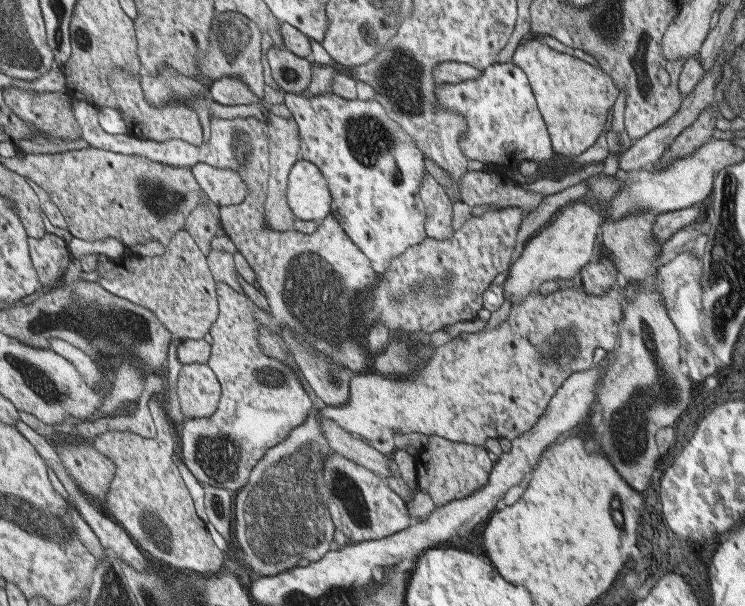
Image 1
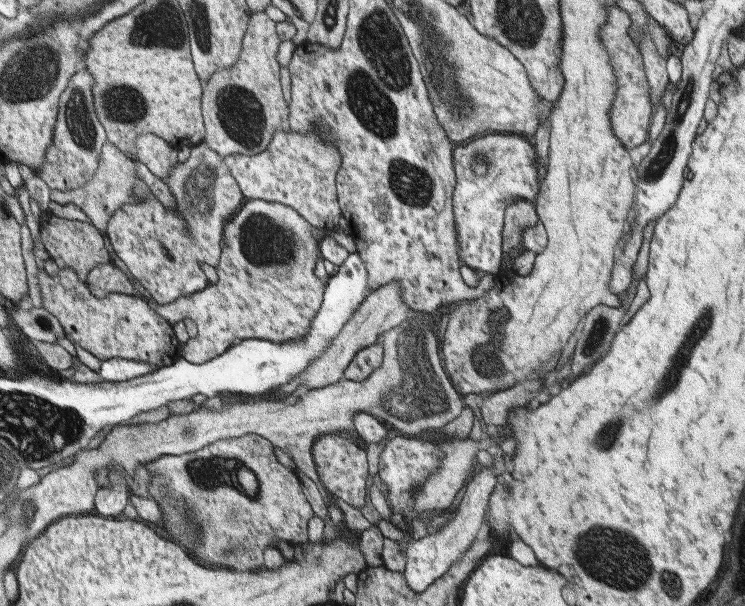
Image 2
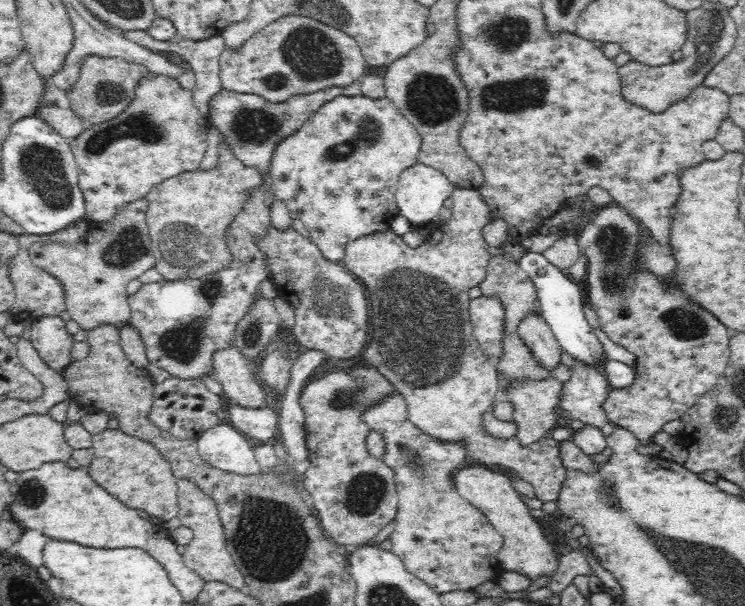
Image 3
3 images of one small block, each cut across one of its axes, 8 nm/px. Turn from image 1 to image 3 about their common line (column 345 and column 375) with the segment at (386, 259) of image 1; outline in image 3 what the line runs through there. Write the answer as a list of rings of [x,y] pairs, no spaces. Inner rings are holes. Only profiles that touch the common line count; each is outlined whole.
[[[345,96],[334,97],[334,100],[324,103],[315,113],[312,113],[301,125],[300,128],[291,135],[284,137],[273,150],[271,159],[269,160],[269,171],[267,172],[267,182],[271,186],[272,194],[283,200],[289,210],[296,212],[296,216],[302,221],[306,227],[307,235],[311,241],[317,246],[321,254],[328,262],[338,261],[338,240],[342,240],[342,236],[354,236],[354,232],[366,232],[366,228],[374,228],[374,224],[388,224],[395,217],[393,194],[394,182],[397,176],[410,165],[419,162],[417,159],[421,147],[421,136],[414,128],[414,125],[385,98],[366,98],[361,96]]]

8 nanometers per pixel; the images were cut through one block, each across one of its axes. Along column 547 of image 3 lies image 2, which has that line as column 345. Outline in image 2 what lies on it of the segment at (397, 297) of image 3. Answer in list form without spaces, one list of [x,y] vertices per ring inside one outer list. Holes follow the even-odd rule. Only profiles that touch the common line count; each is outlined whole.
[[[326,433],[320,436],[311,447],[320,482],[334,497],[344,500],[348,505],[362,508],[370,504],[370,492],[374,492],[374,468],[370,468],[370,452],[362,444],[345,435]]]

